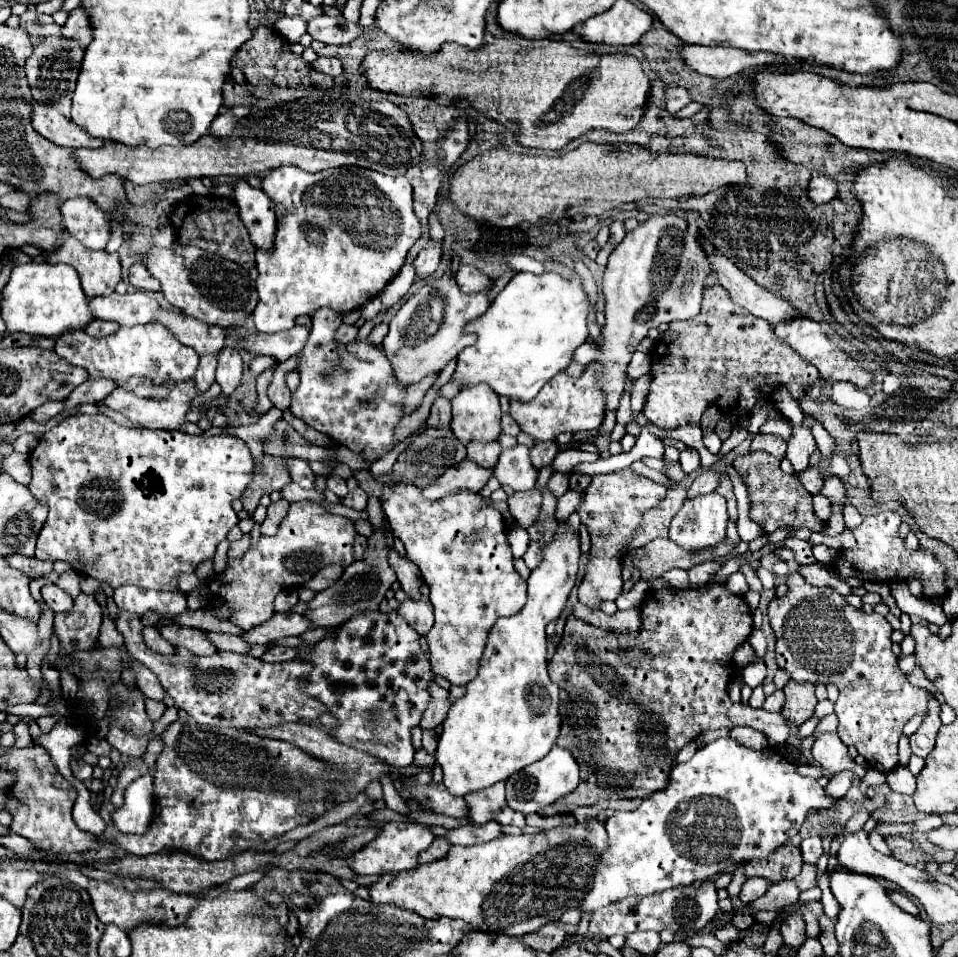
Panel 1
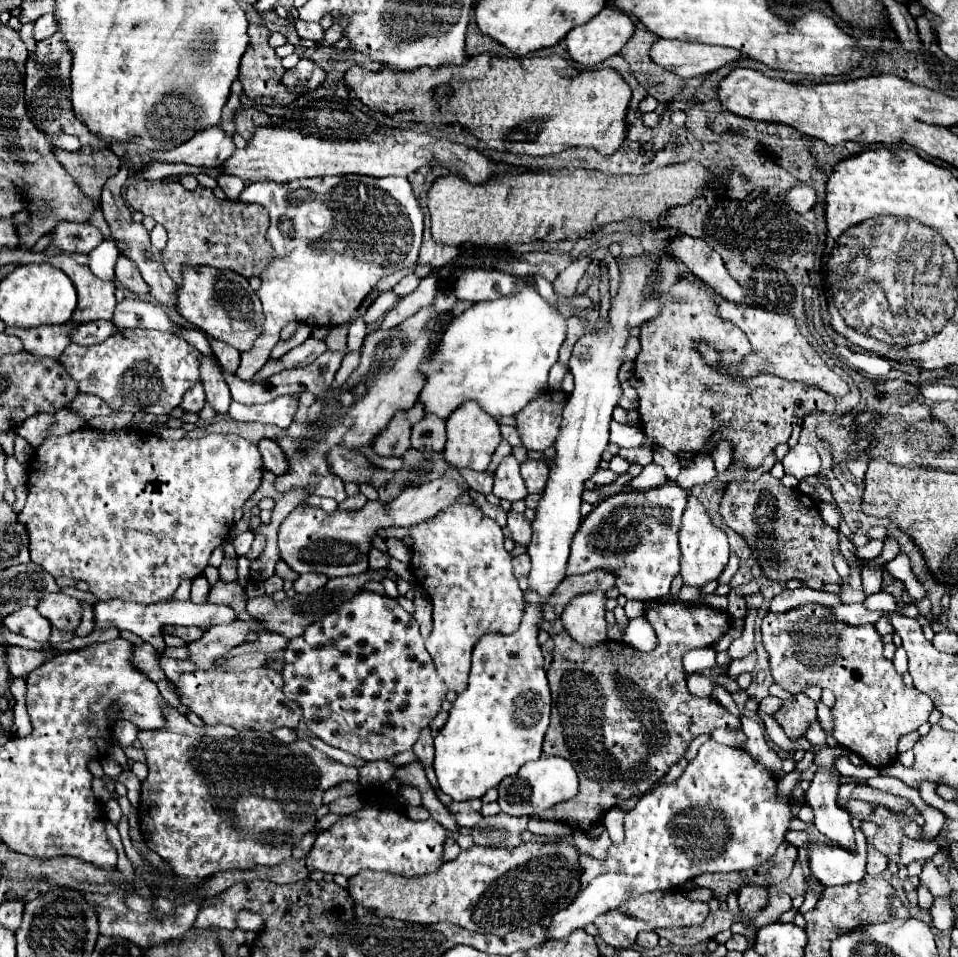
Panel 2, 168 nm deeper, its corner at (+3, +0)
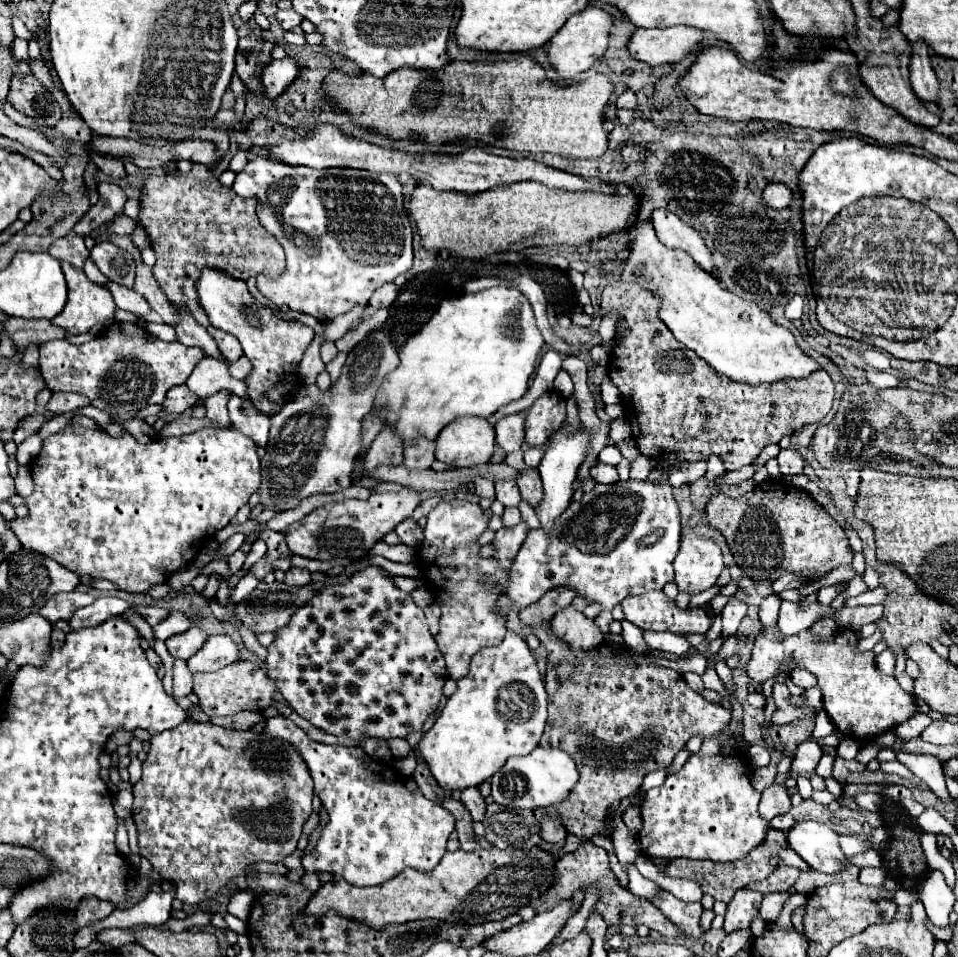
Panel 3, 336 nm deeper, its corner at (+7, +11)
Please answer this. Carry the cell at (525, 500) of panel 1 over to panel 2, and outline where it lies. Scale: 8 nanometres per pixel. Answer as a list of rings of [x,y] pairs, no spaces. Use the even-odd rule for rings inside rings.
[[[509,511],[509,521],[507,521],[507,527],[509,531],[513,533],[513,541],[519,543],[519,545],[527,545],[531,541],[531,521],[523,515],[523,513],[515,513],[515,511]]]

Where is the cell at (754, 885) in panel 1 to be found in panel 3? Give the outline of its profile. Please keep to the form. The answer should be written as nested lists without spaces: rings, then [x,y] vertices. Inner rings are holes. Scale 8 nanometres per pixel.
[[[747,888],[737,890],[733,900],[727,904],[727,914],[725,914],[723,930],[729,934],[729,932],[735,932],[735,930],[749,928],[749,924],[759,914],[761,898],[763,898],[761,892],[753,892],[753,890],[747,890]]]

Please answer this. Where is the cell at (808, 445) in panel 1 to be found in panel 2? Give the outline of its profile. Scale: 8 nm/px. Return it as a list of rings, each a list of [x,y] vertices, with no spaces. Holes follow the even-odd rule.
[[[813,445],[791,447],[781,463],[785,467],[785,473],[795,475],[799,481],[803,481],[803,477],[807,477],[807,475],[817,475],[819,467],[821,467],[819,453]]]

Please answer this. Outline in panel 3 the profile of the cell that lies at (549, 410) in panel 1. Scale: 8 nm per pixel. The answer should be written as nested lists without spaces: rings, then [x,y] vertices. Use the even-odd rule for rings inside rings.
[[[545,392],[533,402],[525,420],[525,442],[543,444],[549,440],[549,434],[557,430],[567,418],[565,398],[557,392]]]

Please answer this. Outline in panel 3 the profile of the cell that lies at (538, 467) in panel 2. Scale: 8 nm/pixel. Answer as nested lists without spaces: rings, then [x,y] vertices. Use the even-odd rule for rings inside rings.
[[[527,468],[521,472],[521,476],[517,478],[517,486],[521,490],[521,498],[531,504],[533,508],[539,506],[541,498],[543,498],[543,484],[539,478],[539,472],[535,468]]]

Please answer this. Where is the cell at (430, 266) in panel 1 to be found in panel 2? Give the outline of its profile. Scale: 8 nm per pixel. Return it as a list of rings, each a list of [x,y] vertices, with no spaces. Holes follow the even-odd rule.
[[[407,273],[407,275],[393,287],[393,291],[395,291],[399,297],[405,297],[405,295],[409,295],[411,291],[415,291],[419,283],[421,283],[421,277],[419,277],[417,273]]]

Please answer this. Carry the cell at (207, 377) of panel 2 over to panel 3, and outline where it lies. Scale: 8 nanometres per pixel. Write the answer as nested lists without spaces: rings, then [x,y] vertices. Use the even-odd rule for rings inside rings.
[[[221,390],[215,396],[205,398],[207,418],[213,422],[213,428],[229,428],[231,426],[229,414],[227,414],[227,400],[229,400],[227,390]]]

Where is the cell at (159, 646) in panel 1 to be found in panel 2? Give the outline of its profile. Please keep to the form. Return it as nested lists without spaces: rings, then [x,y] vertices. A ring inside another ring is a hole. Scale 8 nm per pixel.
[[[159,655],[159,665],[165,671],[167,679],[177,681],[177,677],[185,671],[195,671],[195,665],[191,665],[191,661],[181,661],[181,659],[171,659],[165,655]]]

